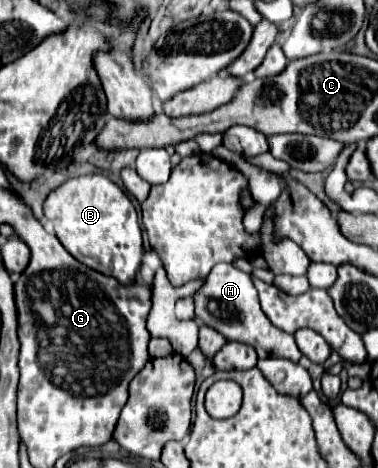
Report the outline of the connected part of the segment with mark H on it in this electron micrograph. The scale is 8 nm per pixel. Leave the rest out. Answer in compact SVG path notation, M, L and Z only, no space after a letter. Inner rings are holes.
M218 263L206 277L206 285L198 293L194 293L192 299L196 303L198 321L214 327L228 341L240 341L240 343L252 345L260 359L262 357L282 357L282 359L290 359L292 363L298 363L298 359L302 357L300 349L296 347L294 337L290 333L284 333L282 329L270 325L270 319L262 313L256 287L252 285L252 279L248 273L238 271L226 263Z

